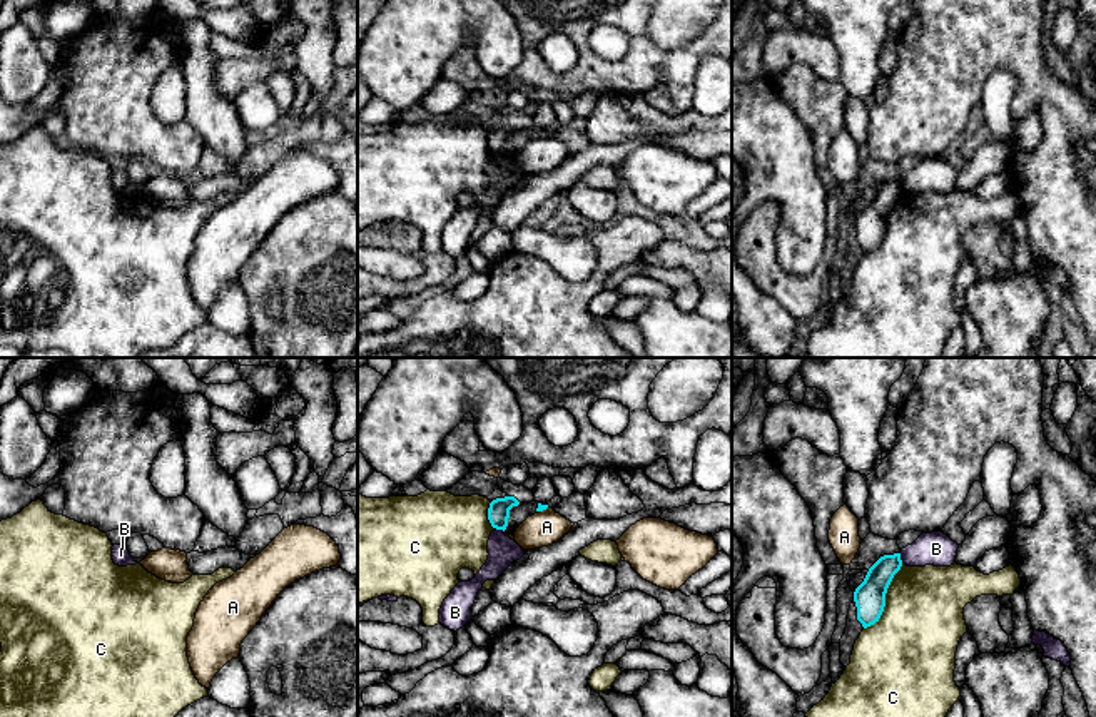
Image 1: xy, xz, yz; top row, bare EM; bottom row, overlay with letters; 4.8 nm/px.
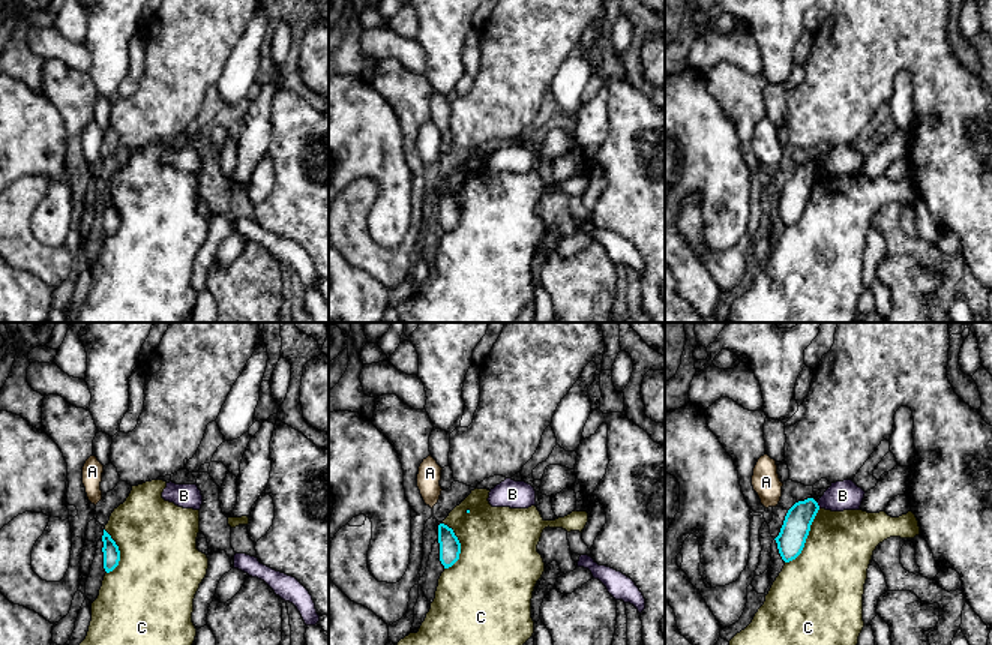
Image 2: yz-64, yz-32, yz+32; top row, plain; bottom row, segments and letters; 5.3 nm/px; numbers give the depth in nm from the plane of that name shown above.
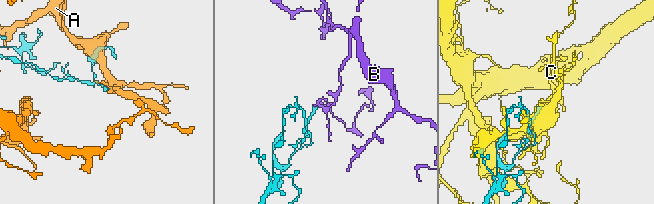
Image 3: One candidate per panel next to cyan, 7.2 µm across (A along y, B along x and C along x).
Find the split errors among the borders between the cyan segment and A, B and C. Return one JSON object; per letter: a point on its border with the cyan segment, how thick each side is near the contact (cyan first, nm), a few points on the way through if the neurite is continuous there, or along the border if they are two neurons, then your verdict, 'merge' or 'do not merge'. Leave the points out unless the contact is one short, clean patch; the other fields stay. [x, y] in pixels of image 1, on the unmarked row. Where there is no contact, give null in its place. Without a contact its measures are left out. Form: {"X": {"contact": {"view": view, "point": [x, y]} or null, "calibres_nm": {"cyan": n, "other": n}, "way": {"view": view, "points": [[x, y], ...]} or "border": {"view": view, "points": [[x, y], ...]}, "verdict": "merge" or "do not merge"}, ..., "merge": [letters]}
{"A": {"contact": {"view": "xz", "point": [542, 136]}, "calibres_nm": {"cyan": 30, "other": 170}, "verdict": "do not merge"}, "B": {"contact": {"view": "yz", "point": [899, 183]}, "calibres_nm": {"cyan": 150, "other": 160}, "border": {"view": "yz", "points": [[899, 177], [903, 188]]}, "verdict": "do not merge"}, "C": {"contact": {"view": "yz", "point": [884, 224]}, "calibres_nm": {"cyan": 150, "other": 400}, "verdict": "do not merge"}, "merge": []}

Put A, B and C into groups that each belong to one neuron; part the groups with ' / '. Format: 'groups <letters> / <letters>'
groups A / B / C

